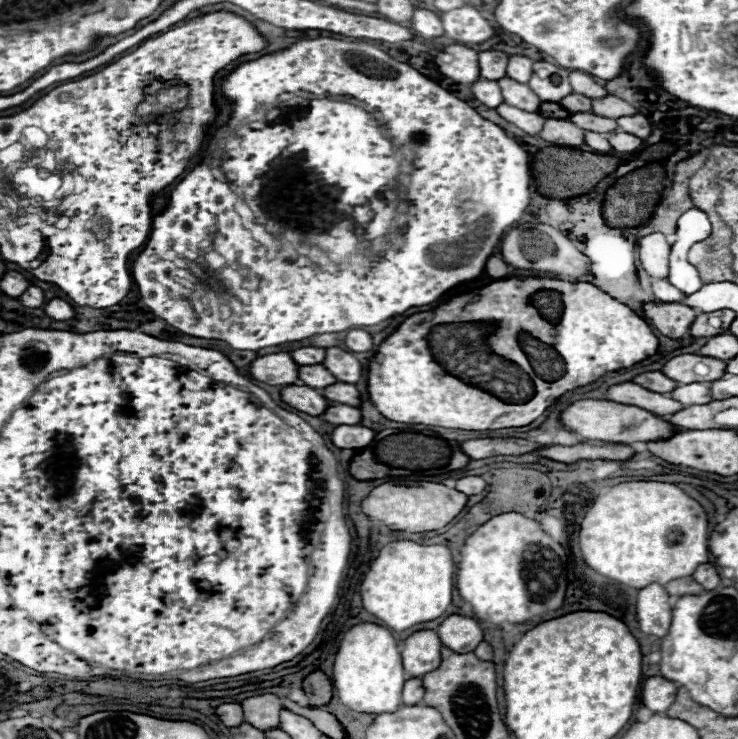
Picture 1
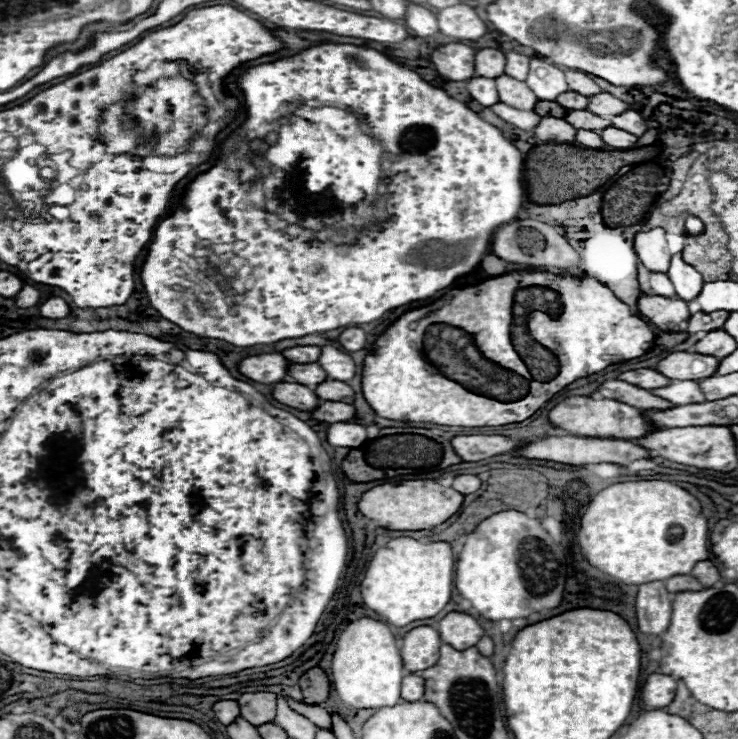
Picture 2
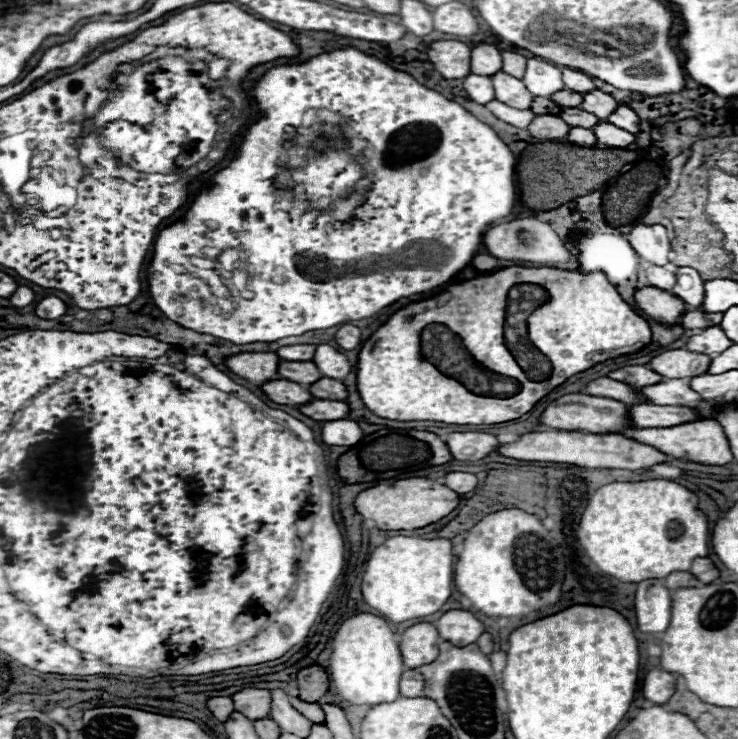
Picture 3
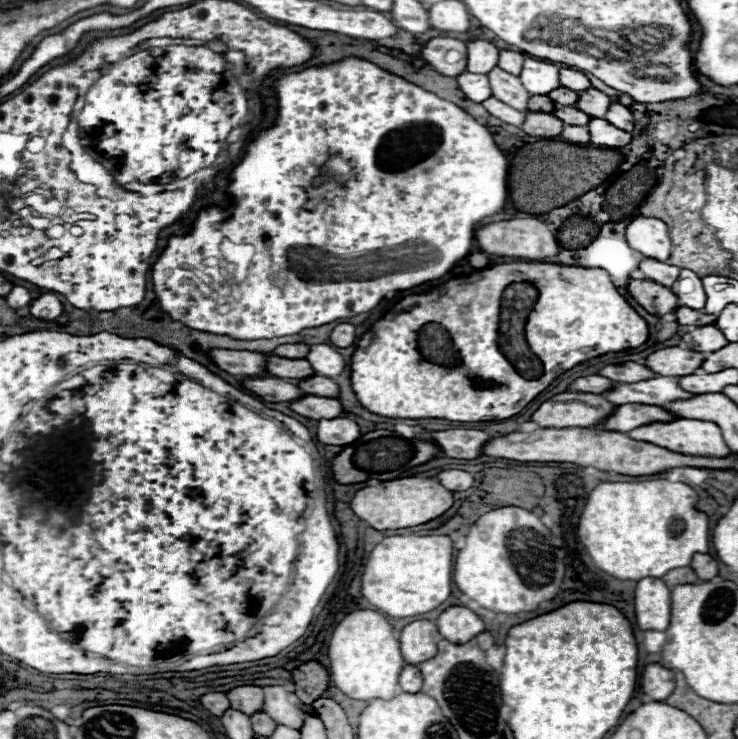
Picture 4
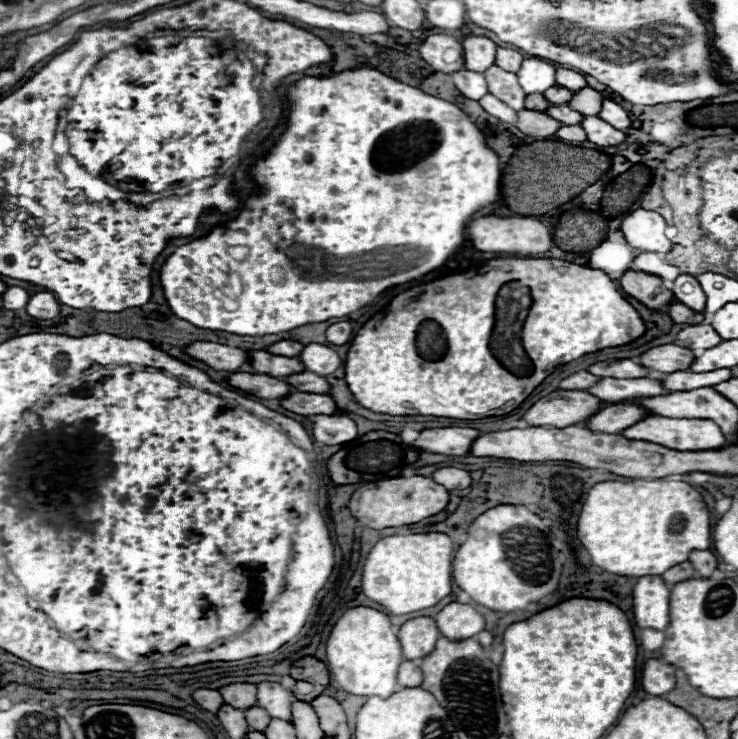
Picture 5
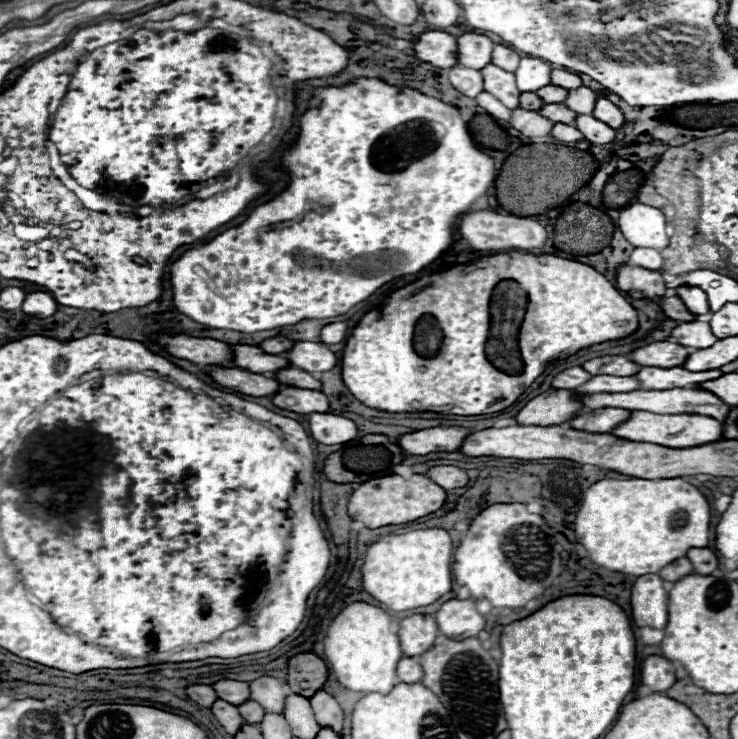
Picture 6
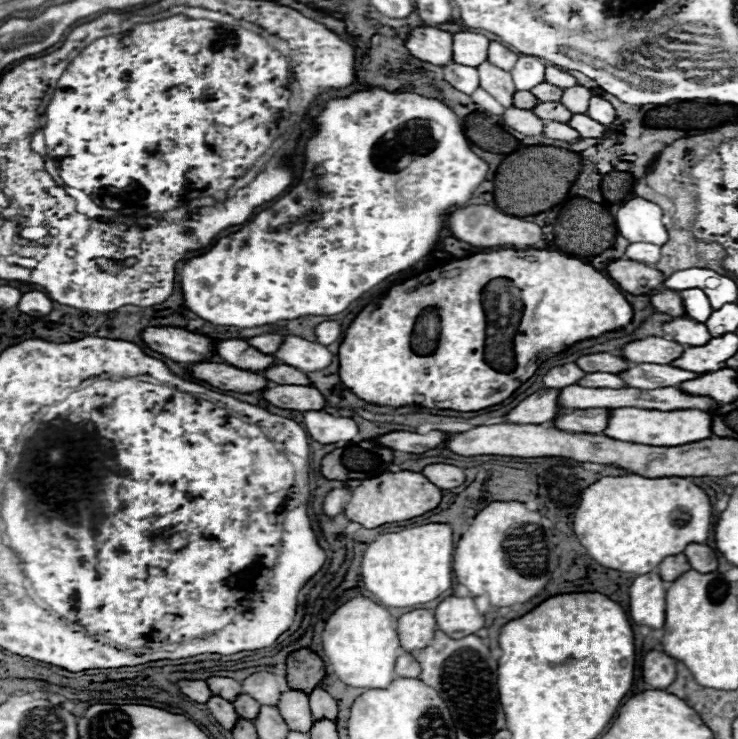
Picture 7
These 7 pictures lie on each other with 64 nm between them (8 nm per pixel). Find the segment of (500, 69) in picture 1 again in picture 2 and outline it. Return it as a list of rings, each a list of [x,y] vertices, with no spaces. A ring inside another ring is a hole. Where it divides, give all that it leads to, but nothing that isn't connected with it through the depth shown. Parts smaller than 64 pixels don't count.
[[[484,48],[476,52],[476,76],[498,78],[500,74],[504,74],[504,66],[506,66],[506,56],[502,50]]]

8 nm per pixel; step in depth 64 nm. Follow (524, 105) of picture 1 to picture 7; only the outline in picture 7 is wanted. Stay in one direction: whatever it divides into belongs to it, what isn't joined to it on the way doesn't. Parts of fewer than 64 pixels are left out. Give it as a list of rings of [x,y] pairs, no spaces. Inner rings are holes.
[[[484,62],[478,66],[478,76],[480,76],[480,88],[484,88],[488,94],[492,94],[504,108],[512,106],[516,88],[514,88],[510,72],[500,70],[500,68],[492,66],[490,62]]]

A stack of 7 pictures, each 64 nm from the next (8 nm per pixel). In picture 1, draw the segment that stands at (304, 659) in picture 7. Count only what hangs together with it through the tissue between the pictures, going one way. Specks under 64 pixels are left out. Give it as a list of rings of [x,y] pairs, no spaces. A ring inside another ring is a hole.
[[[316,670],[304,678],[302,690],[306,692],[306,696],[310,700],[310,706],[314,706],[314,708],[322,708],[332,700],[332,682],[320,670]]]

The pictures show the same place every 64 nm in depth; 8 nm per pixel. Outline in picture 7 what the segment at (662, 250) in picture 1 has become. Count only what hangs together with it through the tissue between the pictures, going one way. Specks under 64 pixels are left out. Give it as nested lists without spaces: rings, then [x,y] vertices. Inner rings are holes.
[[[632,196],[620,204],[616,212],[616,226],[628,242],[650,242],[662,246],[668,240],[660,206],[638,196]]]

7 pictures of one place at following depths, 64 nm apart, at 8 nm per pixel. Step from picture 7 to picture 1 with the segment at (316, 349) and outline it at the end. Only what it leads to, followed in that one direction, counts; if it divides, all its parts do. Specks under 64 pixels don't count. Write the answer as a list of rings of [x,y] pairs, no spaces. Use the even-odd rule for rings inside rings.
[[[326,348],[326,358],[324,366],[340,380],[348,384],[356,384],[362,376],[362,364],[358,362],[356,356],[352,356],[346,350],[340,348]]]

